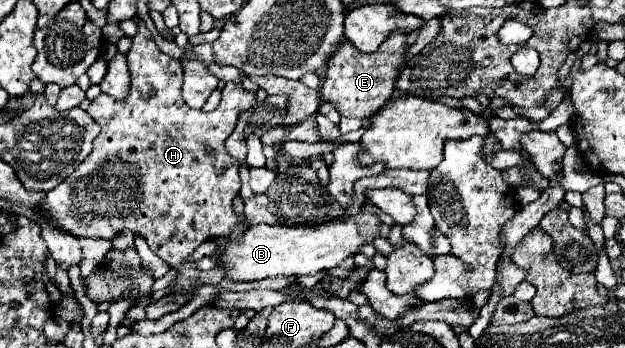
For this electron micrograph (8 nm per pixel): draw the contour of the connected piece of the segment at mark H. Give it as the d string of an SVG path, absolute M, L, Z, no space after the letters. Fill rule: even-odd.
M135 19L135 21L139 23L139 33L133 37L131 51L127 53L129 71L131 71L131 93L129 93L129 97L123 99L123 101L101 99L101 97L99 97L99 99L95 99L95 101L91 103L89 115L99 123L101 133L99 133L99 137L93 141L93 151L91 151L91 153L87 155L87 159L75 169L75 173L71 173L71 175L69 175L61 185L57 185L55 189L47 191L47 199L45 199L43 211L47 211L47 215L55 221L55 225L57 225L59 229L63 229L63 231L67 231L67 233L71 233L71 235L75 235L75 237L79 237L79 239L89 237L89 239L109 239L109 241L111 241L111 239L115 237L115 233L119 233L119 231L123 231L123 229L129 229L129 231L133 231L133 233L143 235L145 241L149 243L151 251L153 251L155 255L159 255L163 261L167 261L173 269L179 271L179 277L177 277L177 281L171 283L171 287L173 287L175 291L183 291L185 287L193 285L193 283L199 279L199 273L201 273L201 271L195 269L195 263L189 263L189 261L187 261L189 255L191 255L201 243L211 241L211 239L217 239L217 237L221 237L221 233L231 233L231 231L235 229L235 225L241 223L241 217L233 211L233 205L231 205L233 197L235 197L235 195L239 193L239 189L241 189L241 181L239 181L239 163L237 163L233 157L229 157L229 155L225 153L225 145L223 145L223 143L225 143L225 139L233 133L233 129L235 129L235 125L237 125L239 113L251 109L251 107L255 105L255 101L257 101L257 95L255 95L255 91L247 91L247 89L243 89L241 85L227 83L227 85L223 87L221 103L219 103L219 107L217 107L213 113L205 113L205 111L199 111L199 109L191 109L191 107L183 101L183 97L181 97L181 85L183 85L183 67L181 67L181 63L179 63L177 59L171 59L169 55L161 53L159 47L155 45L153 37L151 37L151 31L145 27L145 23L143 23L141 19ZM205 149L213 149L213 153L209 155Z

